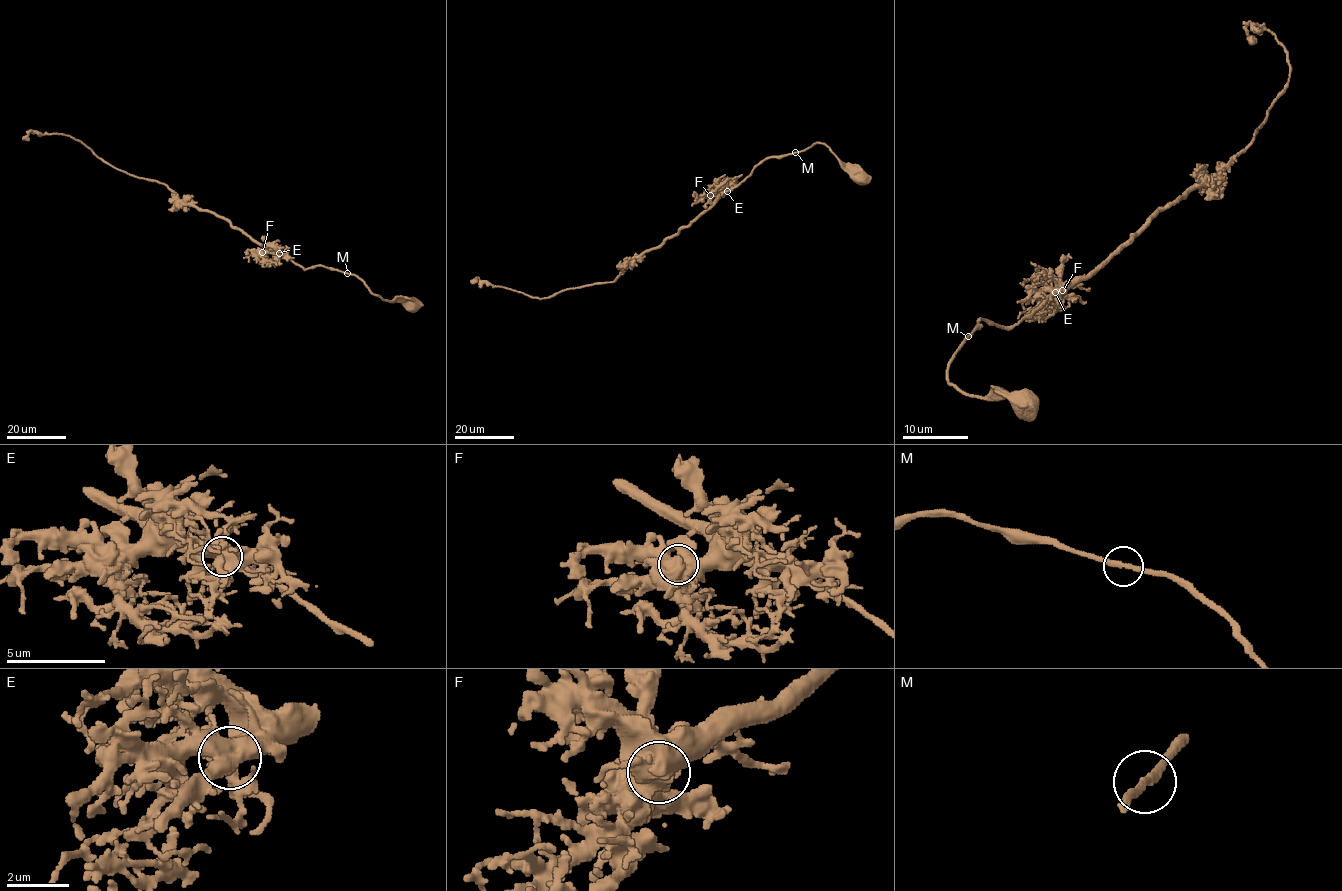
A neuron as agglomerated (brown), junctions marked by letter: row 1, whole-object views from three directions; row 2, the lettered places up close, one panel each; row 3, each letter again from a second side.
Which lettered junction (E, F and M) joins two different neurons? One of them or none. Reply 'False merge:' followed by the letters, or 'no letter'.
False merge: no letter

